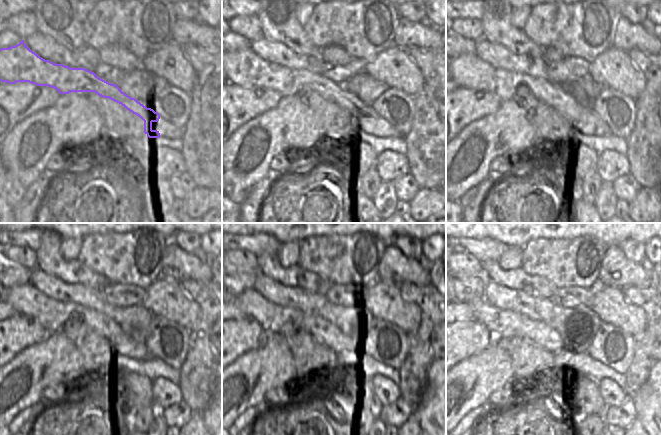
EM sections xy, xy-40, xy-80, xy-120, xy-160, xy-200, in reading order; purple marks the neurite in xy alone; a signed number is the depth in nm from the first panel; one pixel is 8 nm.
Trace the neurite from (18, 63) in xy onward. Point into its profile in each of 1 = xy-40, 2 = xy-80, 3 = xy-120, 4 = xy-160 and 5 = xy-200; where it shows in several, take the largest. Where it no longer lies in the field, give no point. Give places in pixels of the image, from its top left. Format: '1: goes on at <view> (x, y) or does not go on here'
1: goes on at xy-40 (244, 68)
2: goes on at xy-80 (468, 71)
3: goes on at xy-120 (27, 300)
4: goes on at xy-160 (272, 317)
5: goes on at xy-200 (502, 323)

